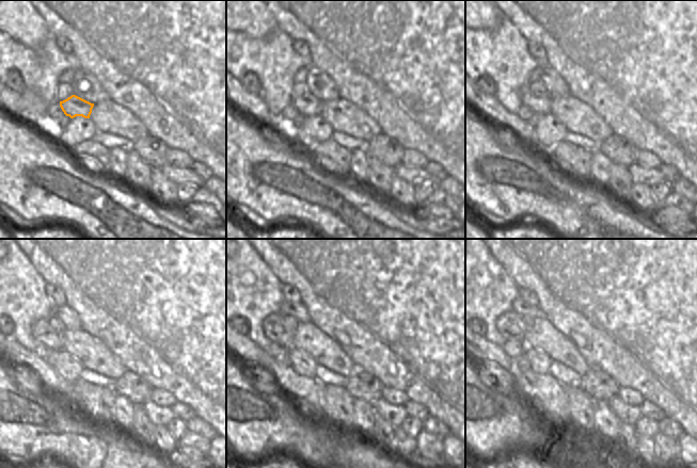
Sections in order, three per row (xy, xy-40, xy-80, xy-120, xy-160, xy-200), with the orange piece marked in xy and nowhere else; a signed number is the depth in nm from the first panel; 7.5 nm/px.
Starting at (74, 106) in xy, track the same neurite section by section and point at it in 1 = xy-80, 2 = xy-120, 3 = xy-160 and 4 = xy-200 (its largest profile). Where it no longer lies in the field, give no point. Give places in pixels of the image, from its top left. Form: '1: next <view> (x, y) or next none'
1: next xy-80 (538, 105)
2: next xy-120 (41, 329)
3: next xy-160 (273, 326)
4: next xy-200 (509, 324)

